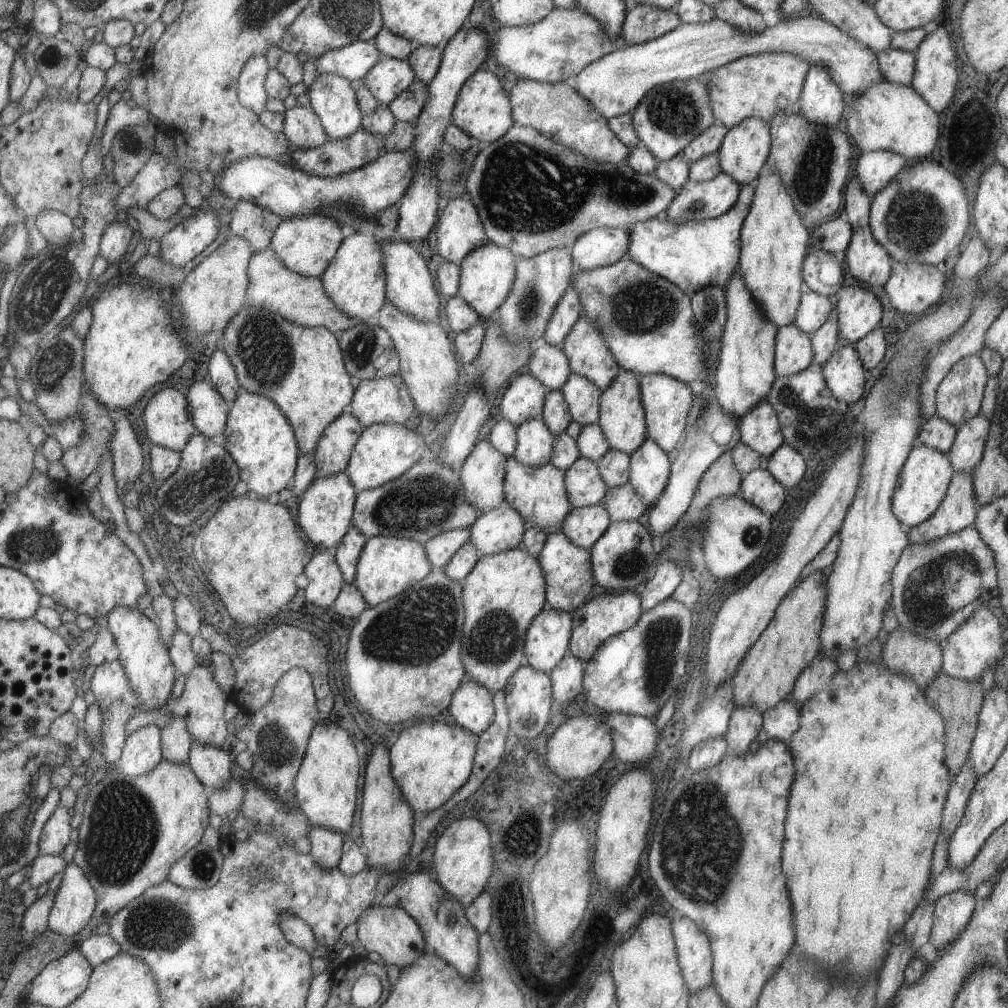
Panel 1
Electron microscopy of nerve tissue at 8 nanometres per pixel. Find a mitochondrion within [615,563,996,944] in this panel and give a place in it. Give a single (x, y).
(699, 813)

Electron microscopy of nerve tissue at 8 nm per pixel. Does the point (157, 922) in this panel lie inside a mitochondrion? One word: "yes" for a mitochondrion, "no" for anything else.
yes

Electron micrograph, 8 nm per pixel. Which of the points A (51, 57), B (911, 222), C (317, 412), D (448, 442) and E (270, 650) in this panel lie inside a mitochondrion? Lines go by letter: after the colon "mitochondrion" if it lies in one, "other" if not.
A: mitochondrion
B: mitochondrion
C: other
D: other
E: mitochondrion

